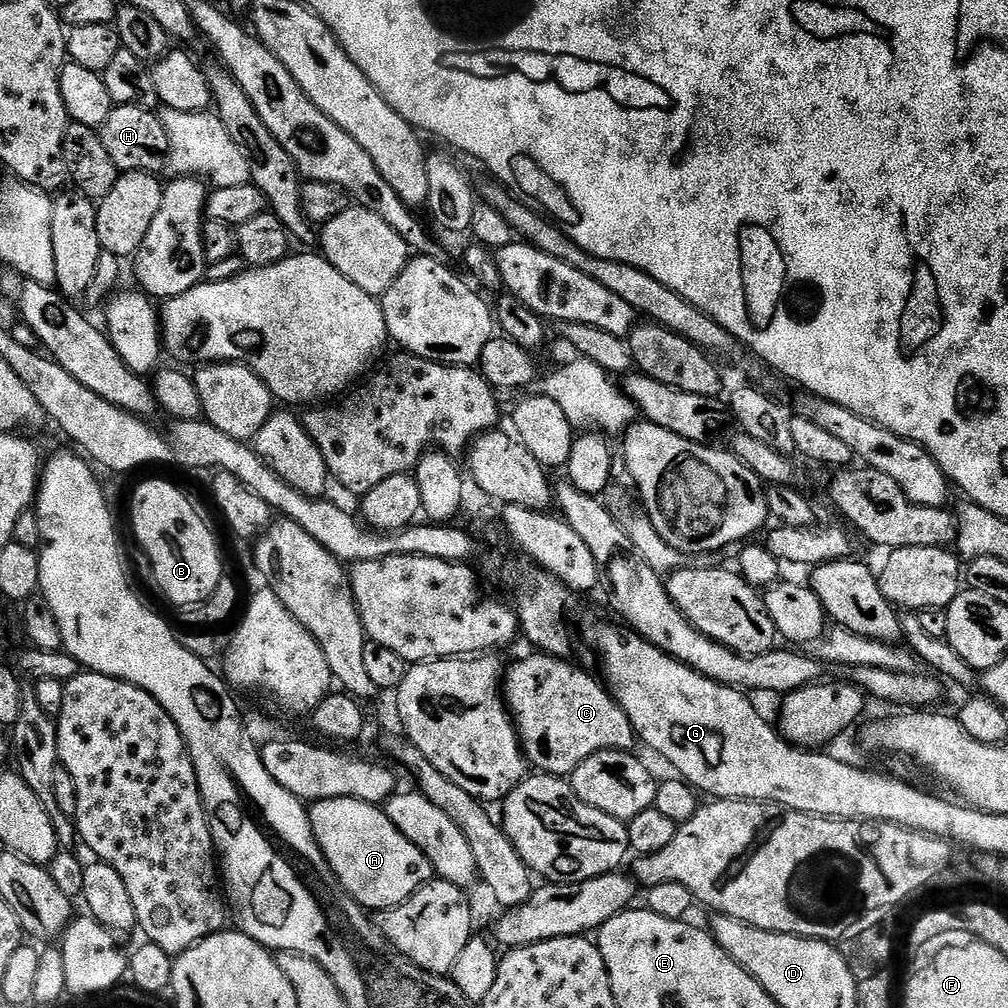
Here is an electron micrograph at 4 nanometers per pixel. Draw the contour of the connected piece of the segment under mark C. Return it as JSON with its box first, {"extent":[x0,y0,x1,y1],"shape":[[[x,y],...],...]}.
{"extent":[502,654,638,778],"shape":[[[543,654],[531,655],[517,664],[507,665],[502,677],[502,695],[516,731],[520,733],[520,747],[533,769],[549,776],[568,778],[576,767],[590,758],[590,754],[602,750],[627,752],[635,749],[638,737],[630,718],[626,718],[620,703],[599,679],[596,681],[590,673],[568,664],[572,662],[567,659]]]}

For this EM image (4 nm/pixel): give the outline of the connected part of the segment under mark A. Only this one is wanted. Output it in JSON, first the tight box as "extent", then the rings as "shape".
{"extent":[308,798,434,910],"shape":[[[354,798],[317,800],[308,808],[314,838],[336,876],[365,910],[393,908],[410,898],[434,873],[426,854],[390,822],[383,807]]]}

